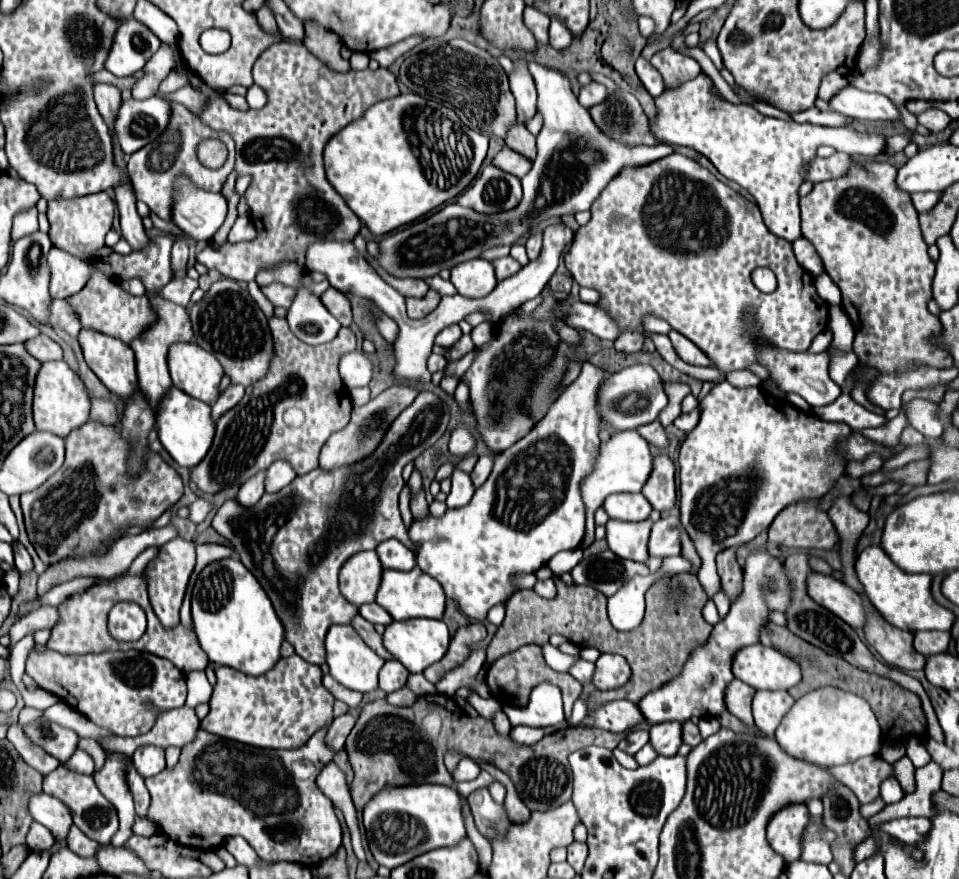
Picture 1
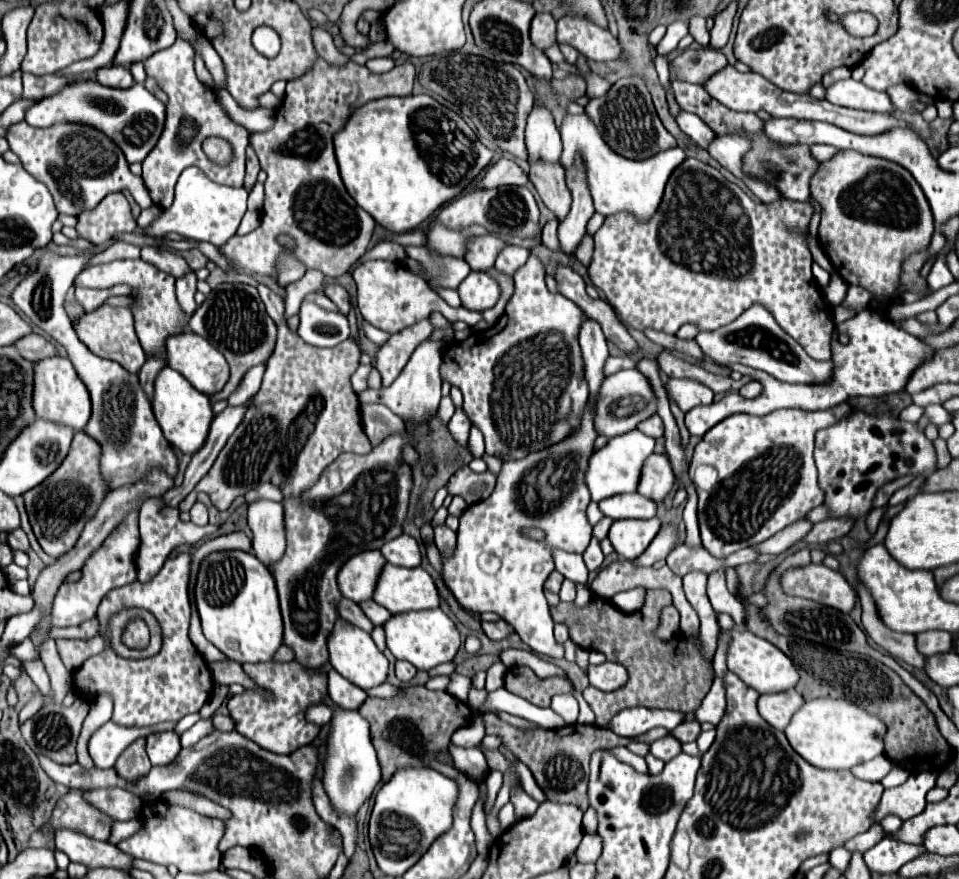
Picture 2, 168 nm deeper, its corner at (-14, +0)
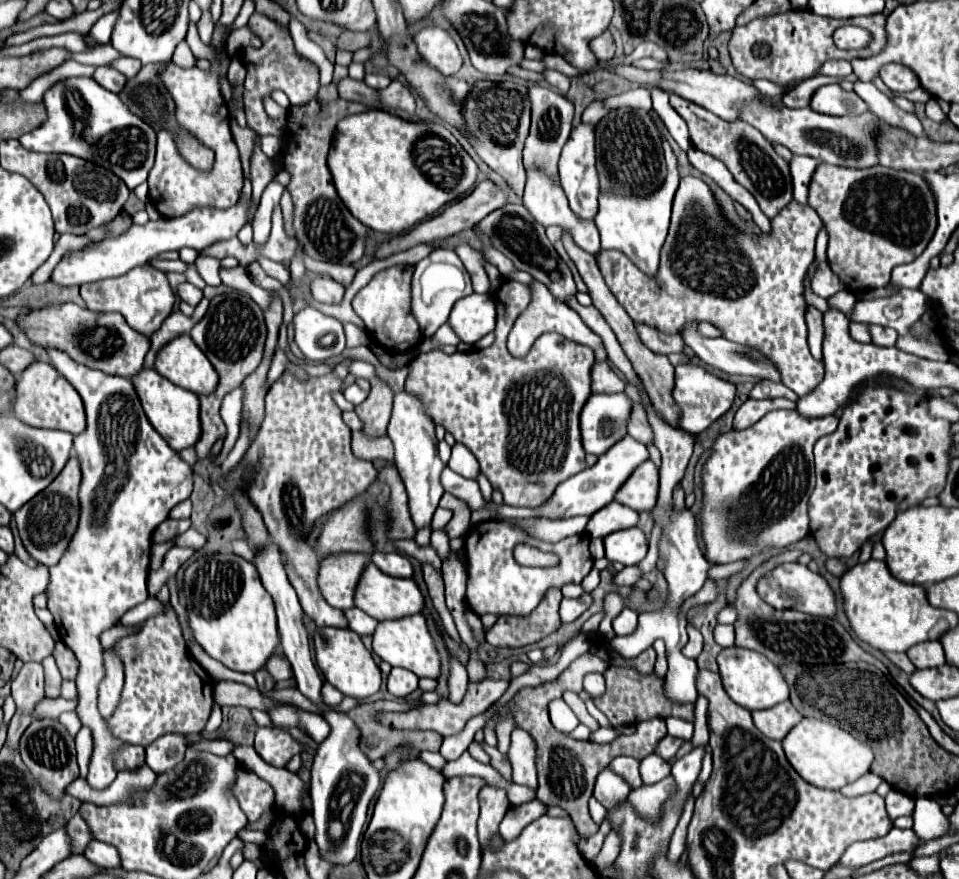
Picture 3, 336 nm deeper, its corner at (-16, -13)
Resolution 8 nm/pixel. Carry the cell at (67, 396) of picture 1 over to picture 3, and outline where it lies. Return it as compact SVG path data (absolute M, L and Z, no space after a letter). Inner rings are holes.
M34 361L30 363L20 377L16 379L16 399L14 399L14 415L32 425L32 427L46 427L46 429L60 429L72 435L78 435L86 427L86 415L80 395L56 373L56 369L48 363Z

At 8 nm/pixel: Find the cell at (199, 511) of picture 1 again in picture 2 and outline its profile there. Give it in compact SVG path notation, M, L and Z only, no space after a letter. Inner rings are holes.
M196 502L194 506L192 506L192 510L190 510L190 520L194 522L194 524L198 524L198 526L206 526L208 524L208 508L206 508L206 504L202 504L202 502Z

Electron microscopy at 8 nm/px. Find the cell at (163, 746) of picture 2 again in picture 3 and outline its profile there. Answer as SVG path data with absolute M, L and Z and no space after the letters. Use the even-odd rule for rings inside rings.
M166 733L164 737L158 737L156 741L152 741L152 745L146 747L146 765L156 773L170 771L184 759L186 747L188 741L184 735Z

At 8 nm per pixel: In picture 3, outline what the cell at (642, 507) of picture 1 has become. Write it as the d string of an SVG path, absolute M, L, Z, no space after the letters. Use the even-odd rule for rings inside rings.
M614 503L614 505L606 505L604 509L600 509L600 513L594 513L590 517L584 533L588 537L596 539L596 537L606 537L620 529L636 527L636 523L638 523L638 513L634 509Z

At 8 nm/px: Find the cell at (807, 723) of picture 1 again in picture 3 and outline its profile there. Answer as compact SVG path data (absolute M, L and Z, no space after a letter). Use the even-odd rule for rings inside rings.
M802 719L782 739L782 747L784 747L786 759L794 765L796 773L806 783L820 789L832 789L832 791L838 791L844 785L860 779L864 773L870 771L870 765L874 761L874 753L870 745L854 739L838 723L822 721L822 719Z

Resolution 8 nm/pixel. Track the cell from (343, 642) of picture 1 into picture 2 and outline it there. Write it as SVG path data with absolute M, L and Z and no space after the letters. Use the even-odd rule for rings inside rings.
M336 620L334 630L328 636L328 652L330 652L330 664L352 684L356 684L362 690L376 688L386 682L388 678L388 658L378 650L374 640L370 638L368 632L360 630L358 626L346 622L346 620Z

